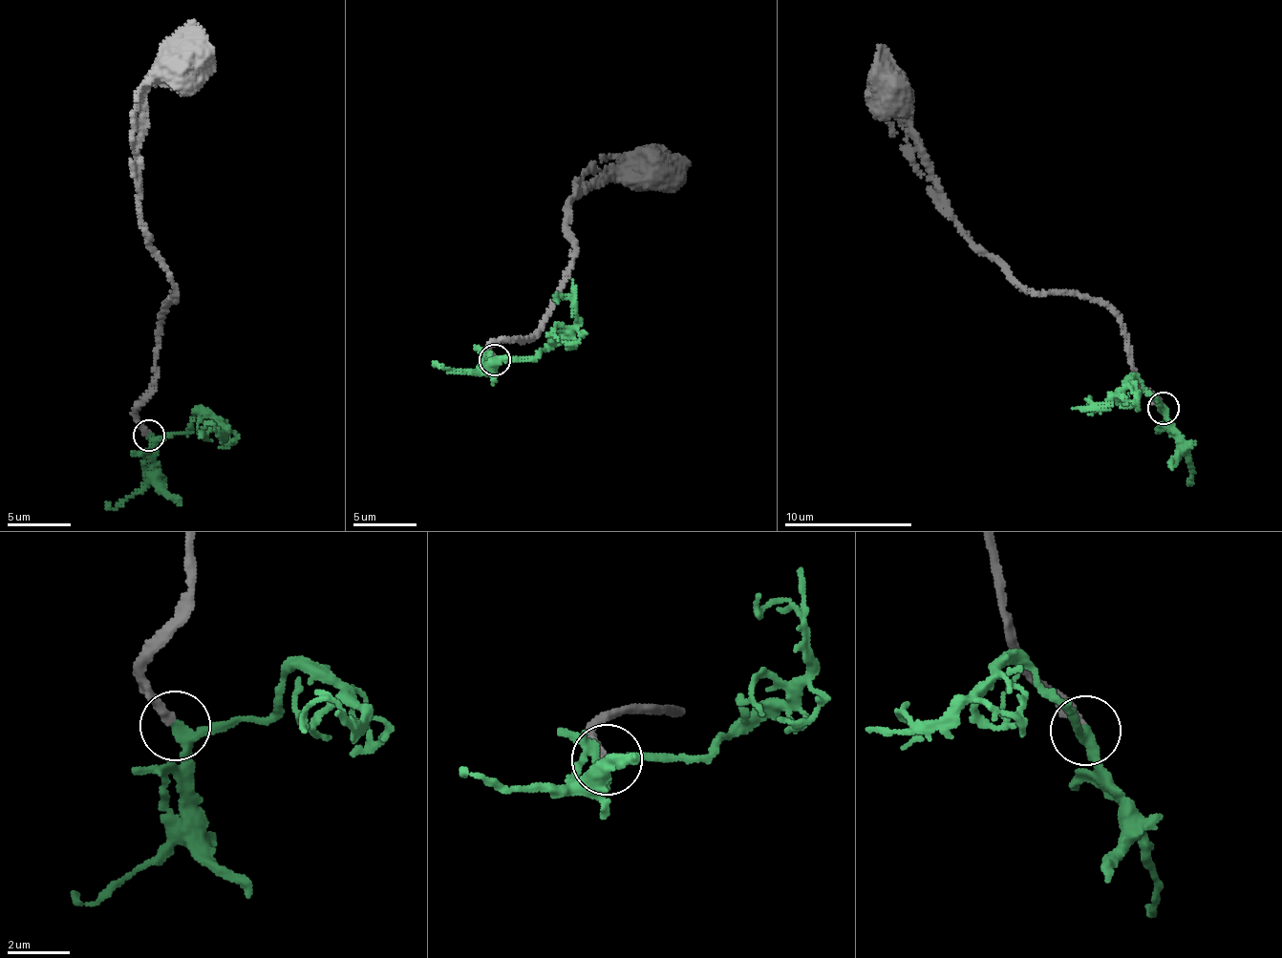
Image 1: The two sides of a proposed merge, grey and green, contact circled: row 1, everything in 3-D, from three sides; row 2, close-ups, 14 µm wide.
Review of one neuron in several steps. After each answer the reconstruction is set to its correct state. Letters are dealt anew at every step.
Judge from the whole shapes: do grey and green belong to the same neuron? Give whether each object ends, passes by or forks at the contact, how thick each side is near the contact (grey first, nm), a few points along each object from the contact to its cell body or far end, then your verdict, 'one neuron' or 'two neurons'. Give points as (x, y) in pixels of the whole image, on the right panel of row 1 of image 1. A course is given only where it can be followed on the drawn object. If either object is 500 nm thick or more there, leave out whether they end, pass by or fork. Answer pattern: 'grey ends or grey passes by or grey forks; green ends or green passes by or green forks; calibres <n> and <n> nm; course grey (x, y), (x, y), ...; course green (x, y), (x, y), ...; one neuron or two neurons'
grey ends; green passes by; calibres 280 and 240 nm; course grey (1163, 407), (1129, 360), (1124, 324), (1103, 305), (1026, 289), (955, 219), (911, 121), (886, 99), (886, 88); course green (1163, 407), (1139, 381), (1128, 384), (1102, 403), (1087, 400), (1088, 415); one neuron

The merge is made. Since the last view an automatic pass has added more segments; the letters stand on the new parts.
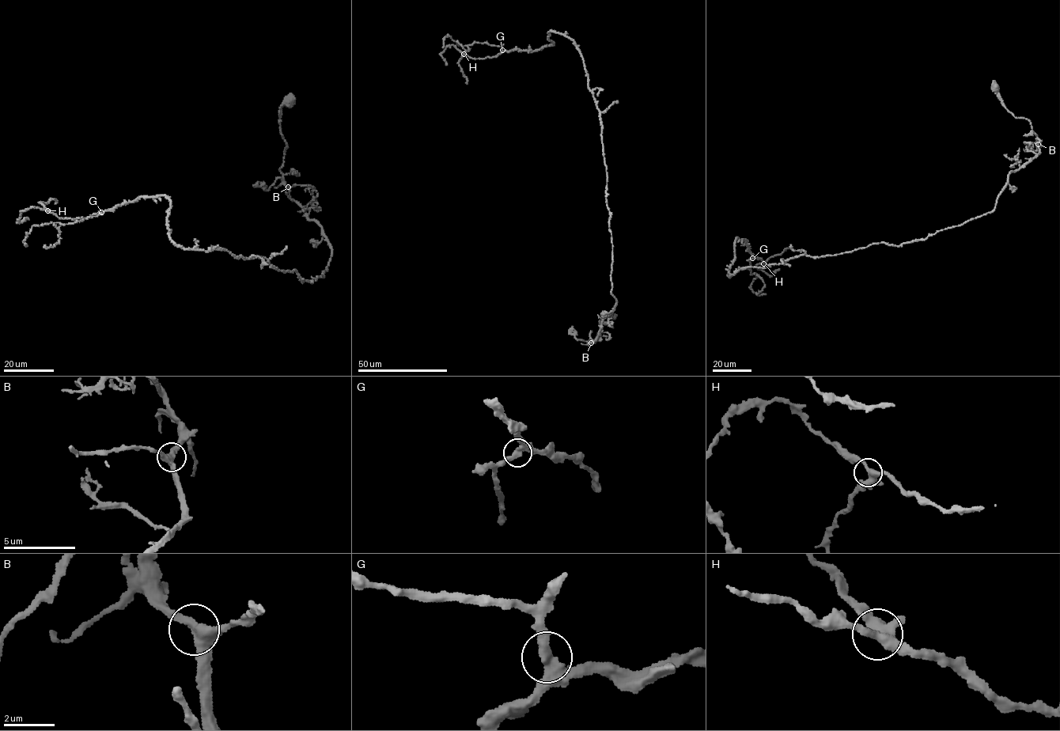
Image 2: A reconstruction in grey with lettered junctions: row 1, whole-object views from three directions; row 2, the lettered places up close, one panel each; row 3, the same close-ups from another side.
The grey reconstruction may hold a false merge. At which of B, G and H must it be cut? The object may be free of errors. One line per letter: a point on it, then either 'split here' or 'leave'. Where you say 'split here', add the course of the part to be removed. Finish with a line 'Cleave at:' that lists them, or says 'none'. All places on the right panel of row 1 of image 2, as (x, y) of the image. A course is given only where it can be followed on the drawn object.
B: place (1038, 144); leave
G: place (752, 258); leave
H: place (763, 263); leave
Cleave at: none

